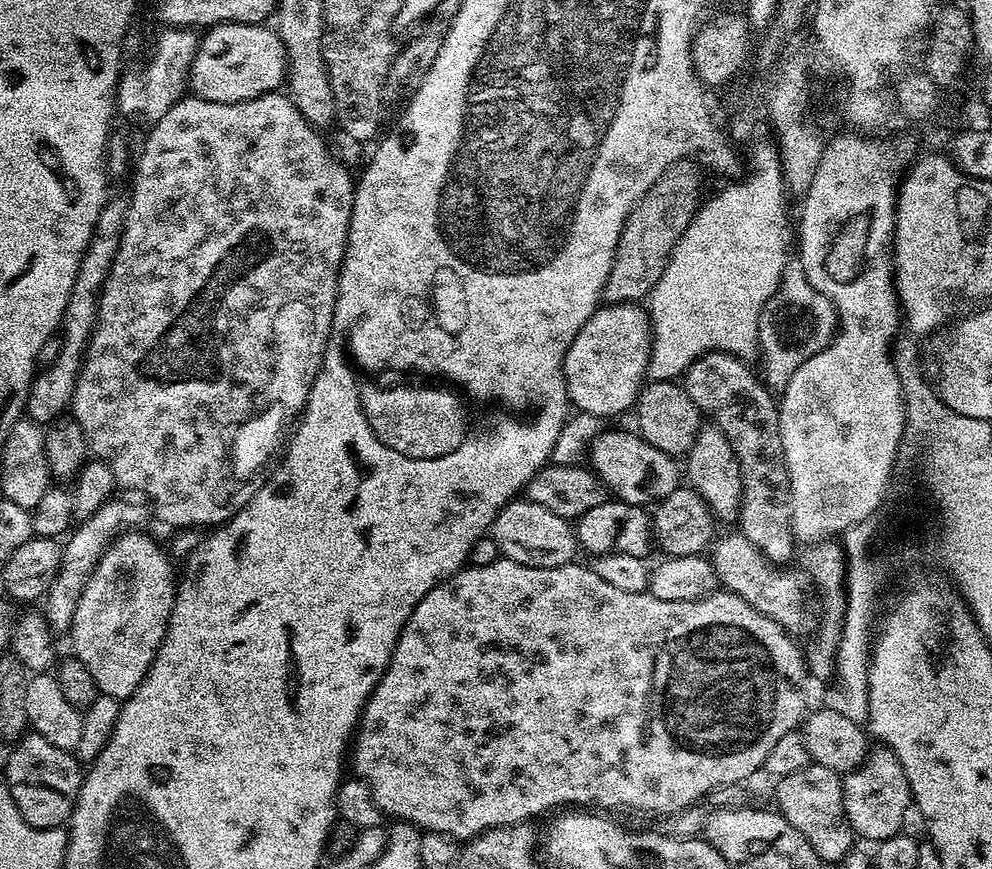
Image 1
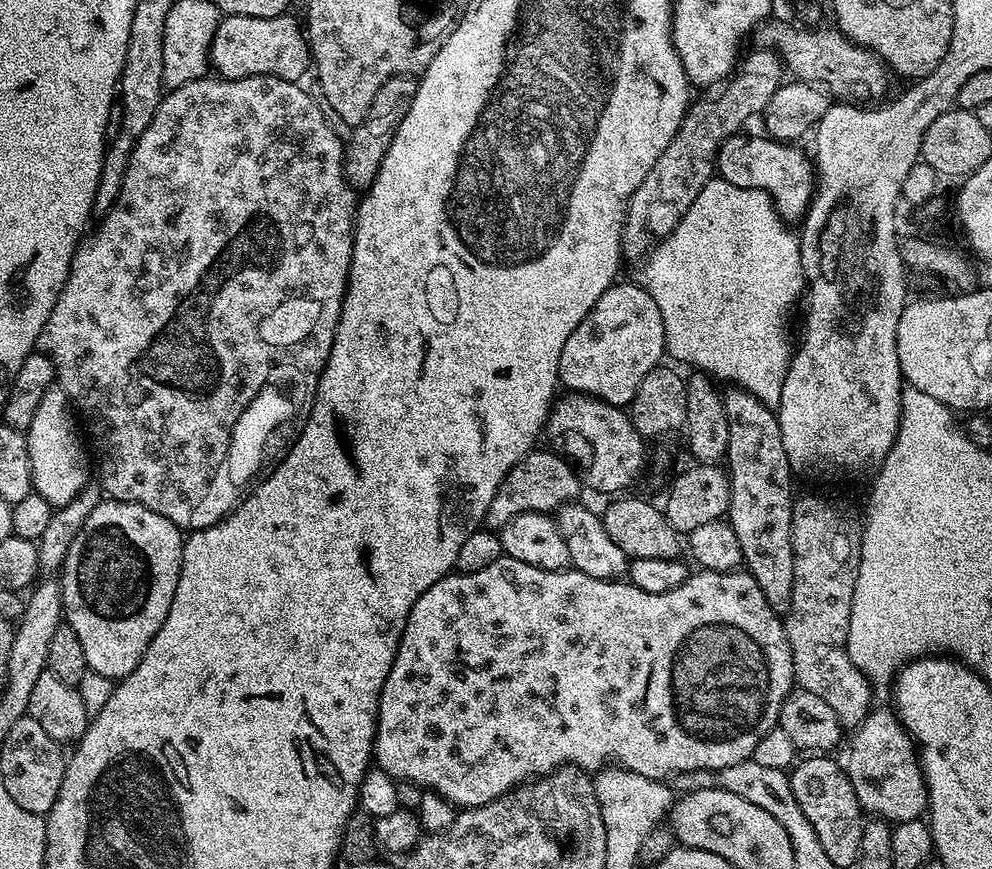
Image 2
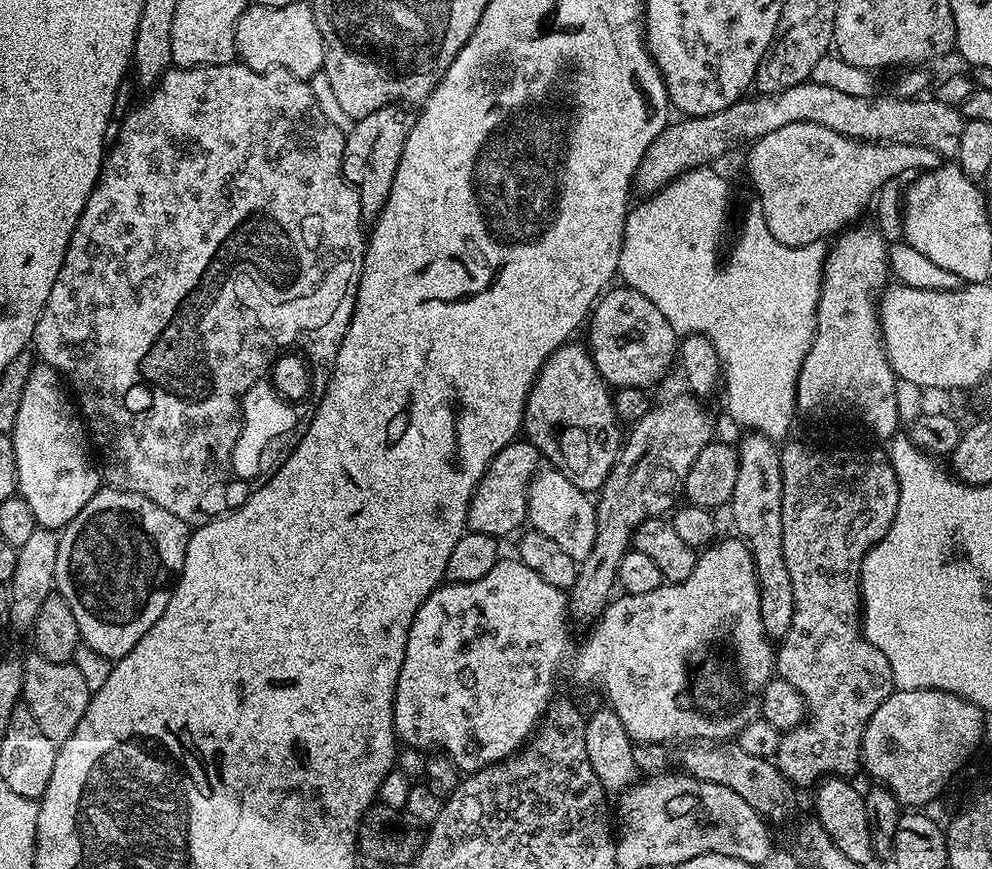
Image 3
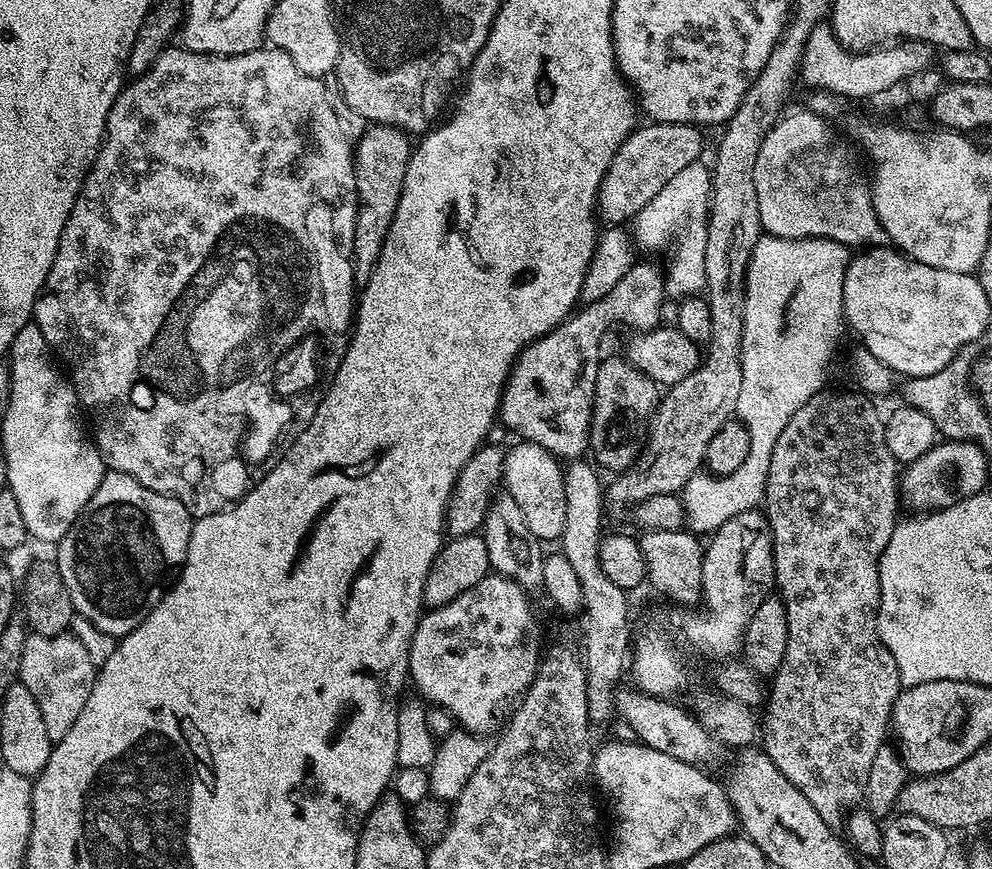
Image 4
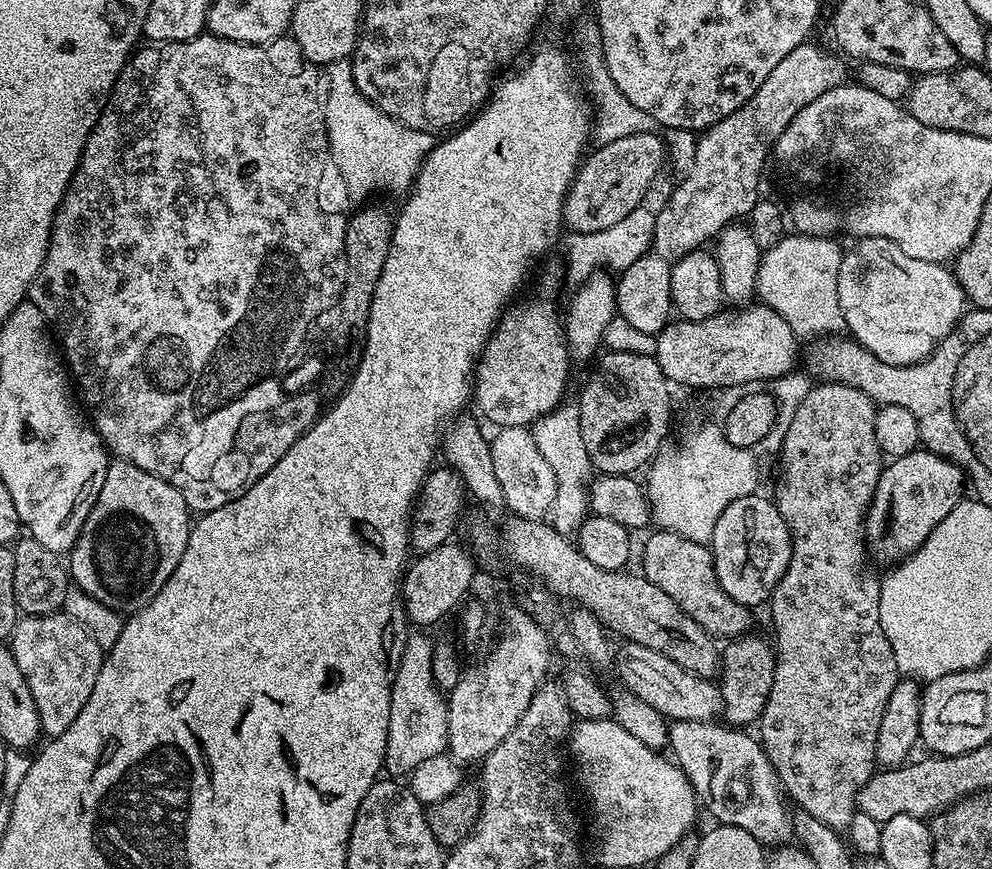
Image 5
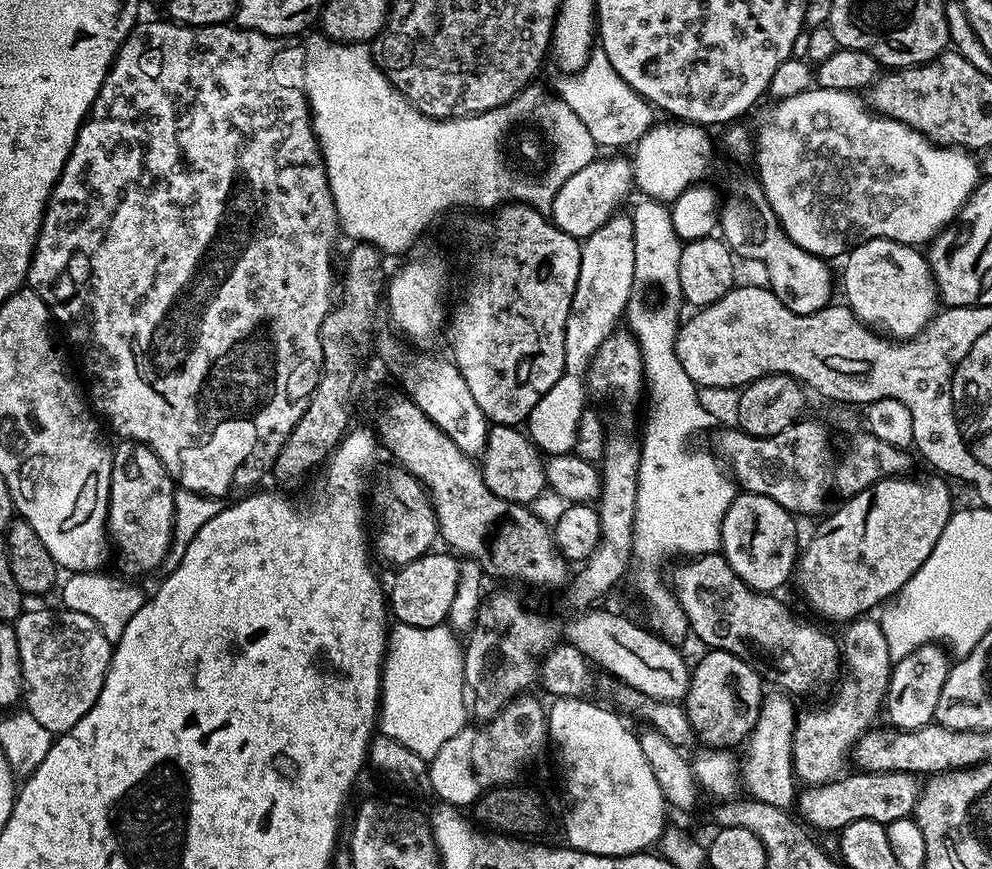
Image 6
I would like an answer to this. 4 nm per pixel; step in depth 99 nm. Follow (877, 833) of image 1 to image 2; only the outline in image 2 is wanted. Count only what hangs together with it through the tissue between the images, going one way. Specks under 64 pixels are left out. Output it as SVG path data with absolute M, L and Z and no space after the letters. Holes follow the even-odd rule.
M873 707L851 733L846 771L861 809L893 825L919 820L928 810L928 787L920 768L918 745L891 707Z

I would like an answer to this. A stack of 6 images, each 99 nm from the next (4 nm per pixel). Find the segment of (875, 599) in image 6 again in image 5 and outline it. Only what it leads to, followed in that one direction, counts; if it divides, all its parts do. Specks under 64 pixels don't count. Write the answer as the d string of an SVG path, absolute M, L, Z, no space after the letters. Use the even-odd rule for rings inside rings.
M927 450L895 457L880 474L868 519L864 521L871 555L888 566L908 559L930 538L930 534L965 499L966 472L952 460Z

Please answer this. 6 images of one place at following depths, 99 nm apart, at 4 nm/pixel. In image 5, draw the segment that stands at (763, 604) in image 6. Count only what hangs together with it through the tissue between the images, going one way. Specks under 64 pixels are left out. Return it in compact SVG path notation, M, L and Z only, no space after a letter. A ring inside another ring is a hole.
M656 530L653 533L645 542L644 553L640 556L640 564L644 567L641 568L643 576L654 582L654 586L659 586L663 592L670 594L670 598L674 598L674 602L678 602L678 606L682 606L682 610L686 610L686 614L690 614L690 618L694 618L694 622L698 622L698 626L702 626L702 630L709 632L717 641L731 642L745 635L751 629L748 627L752 624L753 613L745 604L734 602L734 598L730 598L730 594L722 590L711 547L707 544L695 544L690 542L690 538L682 538L673 532Z

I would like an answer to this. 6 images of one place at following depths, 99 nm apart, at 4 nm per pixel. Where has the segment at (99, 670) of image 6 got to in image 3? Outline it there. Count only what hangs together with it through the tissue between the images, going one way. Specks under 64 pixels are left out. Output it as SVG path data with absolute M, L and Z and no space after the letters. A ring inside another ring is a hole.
M37 654L31 656L24 660L22 704L23 707L30 710L30 714L34 714L34 722L38 722L38 730L42 730L42 734L46 734L46 738L50 738L59 746L66 738L70 738L70 734L74 734L74 730L78 730L78 722L82 722L82 714L86 714L90 695L86 686L86 678L82 678L82 670L78 670L75 663L50 662Z

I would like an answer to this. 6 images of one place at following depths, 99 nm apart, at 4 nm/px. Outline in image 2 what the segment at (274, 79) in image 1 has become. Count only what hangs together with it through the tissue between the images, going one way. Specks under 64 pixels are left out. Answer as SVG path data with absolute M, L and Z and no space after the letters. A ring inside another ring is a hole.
M292 14L274 18L250 18L249 16L224 16L212 39L210 64L217 77L225 80L250 78L251 76L277 76L283 80L299 81L300 75L310 68L310 45L305 29Z

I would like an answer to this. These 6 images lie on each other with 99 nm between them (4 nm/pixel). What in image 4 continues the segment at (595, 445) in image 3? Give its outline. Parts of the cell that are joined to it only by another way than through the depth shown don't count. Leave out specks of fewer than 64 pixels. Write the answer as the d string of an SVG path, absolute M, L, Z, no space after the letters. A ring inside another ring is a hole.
M620 298L585 303L553 332L525 346L504 384L499 423L517 432L521 441L542 446L561 461L571 462L583 457L589 451L588 431L592 425L594 386L602 359L600 343L608 327L620 321L620 312Z

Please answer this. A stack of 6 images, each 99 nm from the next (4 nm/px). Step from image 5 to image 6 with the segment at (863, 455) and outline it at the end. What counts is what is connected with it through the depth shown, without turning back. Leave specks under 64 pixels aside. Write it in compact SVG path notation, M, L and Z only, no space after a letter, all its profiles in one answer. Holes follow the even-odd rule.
M857 618L845 628L848 629L844 632L844 640L842 638L844 673L835 685L832 701L813 712L801 711L796 717L792 762L795 779L804 786L829 784L849 771L850 753L865 732L877 723L876 715L879 712L881 715L888 694L894 661L890 658L890 646L886 646L886 634L882 634L879 619Z

